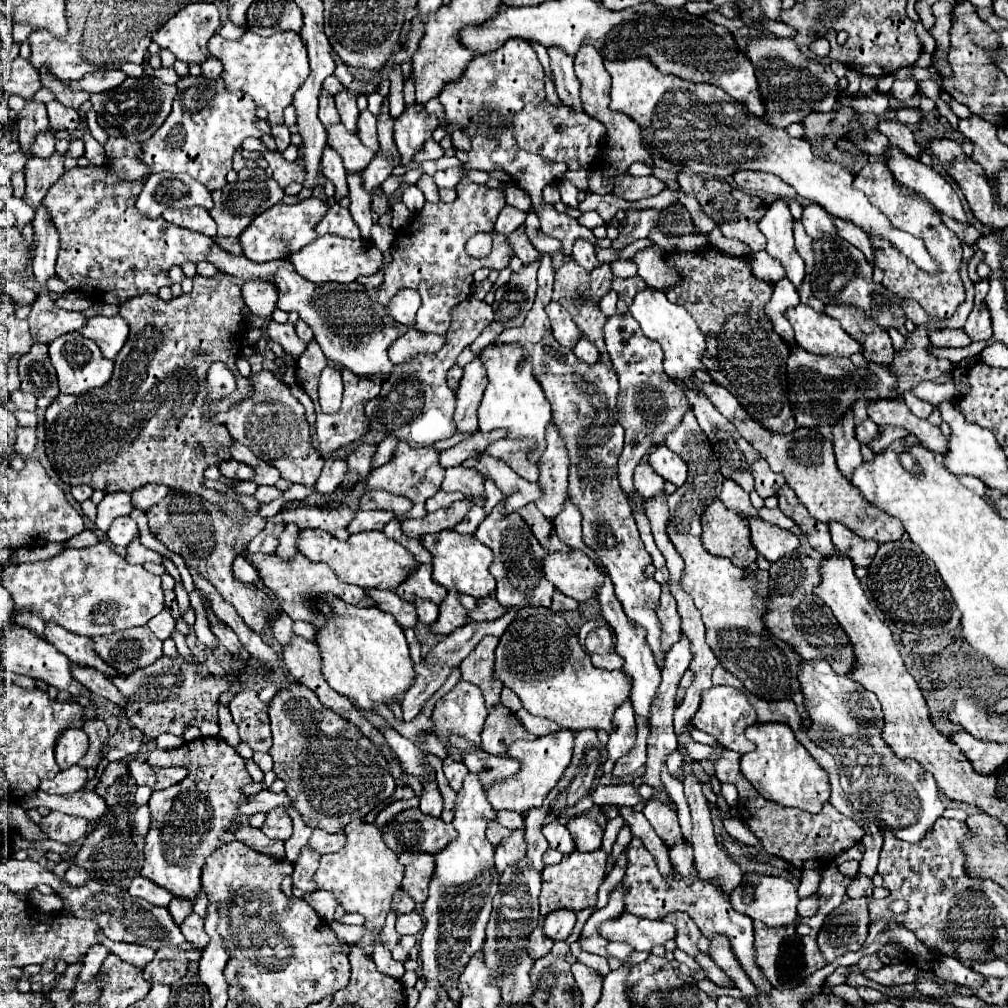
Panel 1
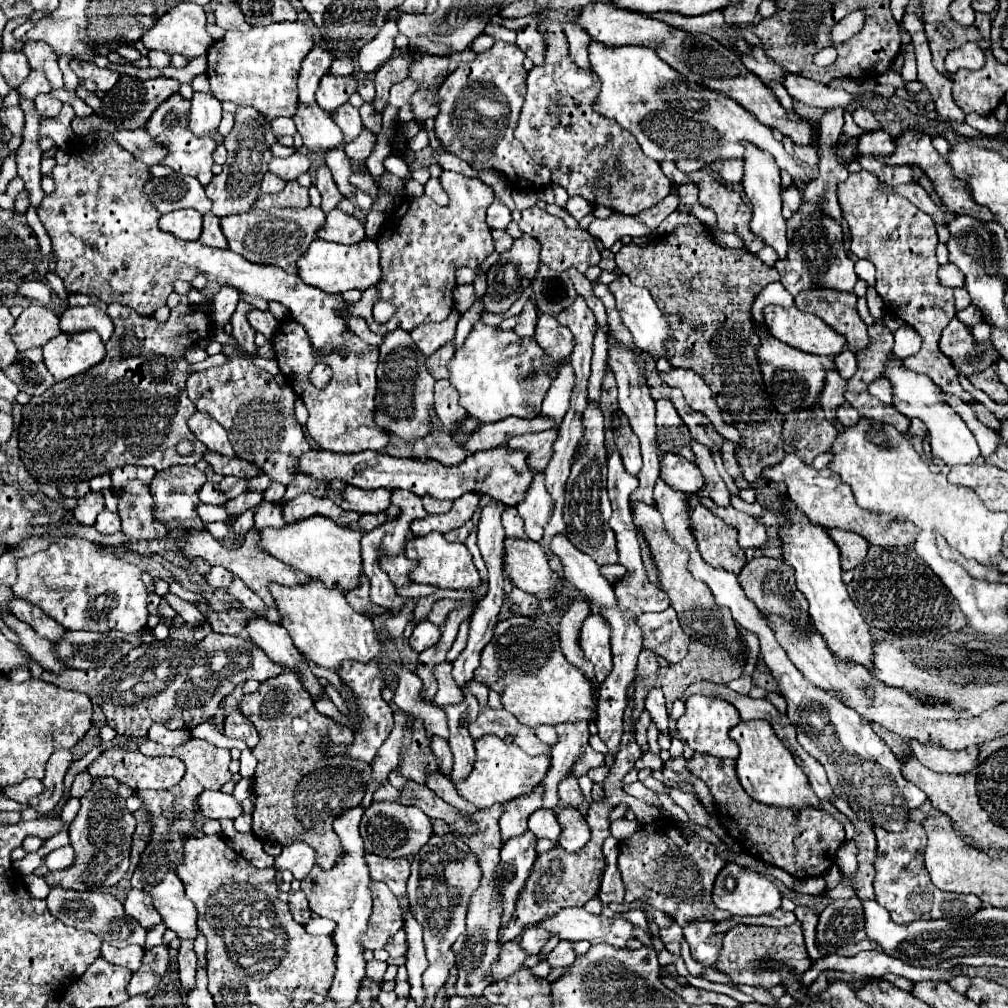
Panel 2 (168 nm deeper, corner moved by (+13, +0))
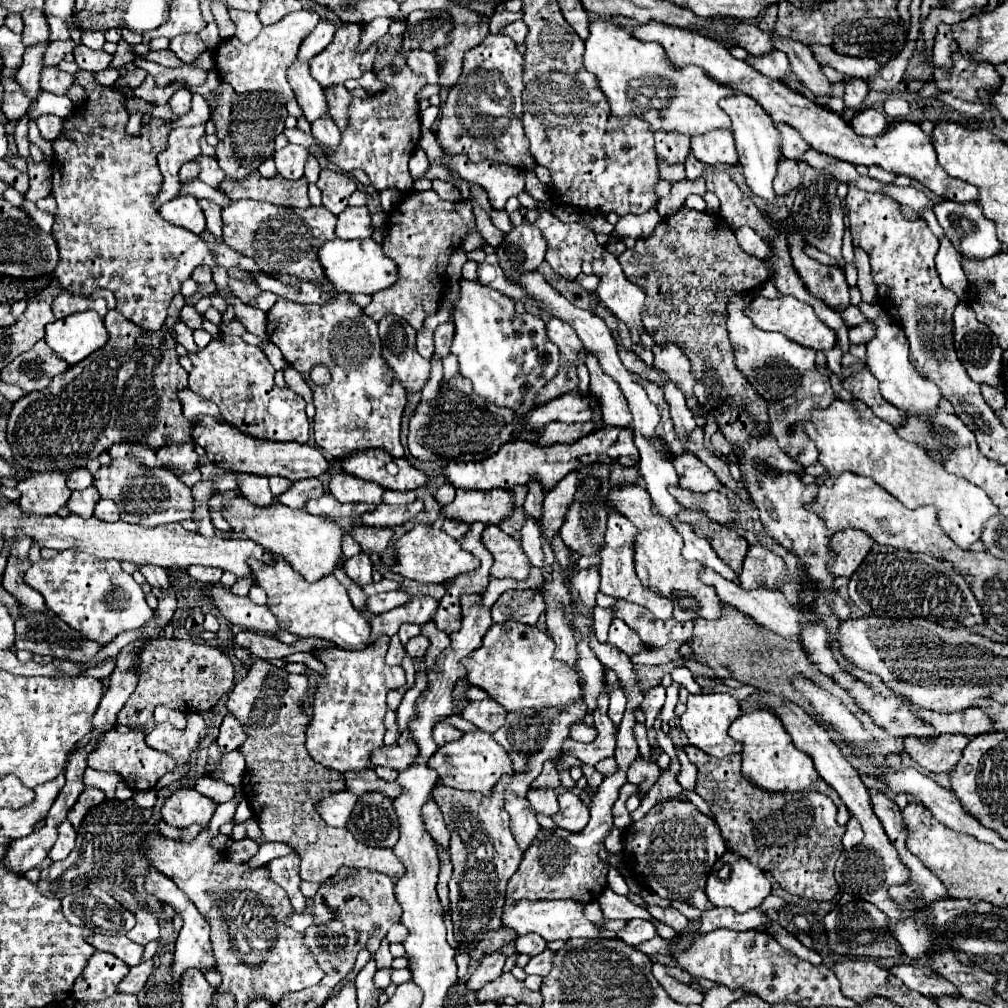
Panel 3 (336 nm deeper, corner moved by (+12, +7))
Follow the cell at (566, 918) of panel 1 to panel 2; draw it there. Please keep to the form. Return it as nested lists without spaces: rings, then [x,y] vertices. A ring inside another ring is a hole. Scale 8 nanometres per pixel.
[[[529,927],[523,931],[523,937],[521,937],[521,947],[529,953],[529,955],[535,955],[539,953],[545,943],[549,941],[549,931],[541,931],[541,927]]]

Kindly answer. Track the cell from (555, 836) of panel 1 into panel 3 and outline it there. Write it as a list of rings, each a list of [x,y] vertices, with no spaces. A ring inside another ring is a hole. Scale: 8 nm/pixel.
[[[530,788],[526,798],[532,804],[534,812],[542,812],[546,816],[552,816],[558,812],[558,798],[554,790],[544,790],[544,788]]]

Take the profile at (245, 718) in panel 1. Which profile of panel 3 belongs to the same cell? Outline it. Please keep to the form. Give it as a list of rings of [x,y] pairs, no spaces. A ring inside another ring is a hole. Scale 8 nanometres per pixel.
[[[228,714],[220,726],[220,734],[216,738],[216,746],[222,754],[228,754],[236,748],[240,748],[240,744],[246,740],[246,732],[242,730],[242,724],[232,716]]]

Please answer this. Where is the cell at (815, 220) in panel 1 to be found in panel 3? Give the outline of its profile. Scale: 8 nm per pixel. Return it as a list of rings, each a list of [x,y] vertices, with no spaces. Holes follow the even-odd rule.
[[[790,158],[778,160],[778,172],[776,172],[776,178],[774,178],[776,194],[788,194],[798,184],[800,184],[798,160],[790,160]]]

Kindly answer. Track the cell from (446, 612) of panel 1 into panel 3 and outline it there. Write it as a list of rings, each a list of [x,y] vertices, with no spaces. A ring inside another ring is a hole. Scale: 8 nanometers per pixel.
[[[416,636],[412,638],[408,644],[406,644],[406,652],[414,658],[414,660],[420,660],[428,650],[428,642],[426,642],[426,636]]]

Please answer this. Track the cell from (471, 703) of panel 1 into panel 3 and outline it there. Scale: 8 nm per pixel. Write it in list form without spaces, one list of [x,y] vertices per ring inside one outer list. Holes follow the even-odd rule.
[[[430,620],[430,624],[424,624],[420,634],[424,634],[430,640],[430,648],[428,648],[426,656],[424,656],[424,662],[426,662],[426,666],[430,670],[436,670],[436,658],[450,644],[450,638],[448,638],[448,634],[444,634],[442,630],[436,628],[434,620]]]

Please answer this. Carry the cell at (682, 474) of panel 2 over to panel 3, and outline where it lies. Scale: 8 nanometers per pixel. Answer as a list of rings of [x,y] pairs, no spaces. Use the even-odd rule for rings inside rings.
[[[684,452],[682,456],[676,456],[672,460],[678,478],[680,478],[680,486],[692,492],[710,492],[710,490],[720,490],[722,482],[718,480],[718,476],[702,462],[698,460],[694,454]]]

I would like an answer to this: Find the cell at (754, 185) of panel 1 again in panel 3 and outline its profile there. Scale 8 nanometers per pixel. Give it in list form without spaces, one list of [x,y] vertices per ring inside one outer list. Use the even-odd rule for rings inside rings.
[[[714,130],[706,136],[692,138],[692,152],[706,166],[738,164],[734,138],[732,138],[732,132],[728,130]]]

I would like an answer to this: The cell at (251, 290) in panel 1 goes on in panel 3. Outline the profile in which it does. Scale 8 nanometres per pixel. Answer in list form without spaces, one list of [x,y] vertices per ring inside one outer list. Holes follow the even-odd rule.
[[[218,336],[206,348],[202,348],[198,352],[188,352],[188,358],[192,360],[188,386],[194,392],[198,392],[204,398],[218,404],[222,418],[226,422],[234,424],[236,428],[242,428],[244,434],[254,436],[254,438],[264,438],[264,440],[280,440],[280,442],[310,438],[310,422],[304,412],[304,408],[306,408],[304,398],[288,388],[276,386],[276,382],[274,382],[276,370],[272,368],[272,364],[268,362],[268,358],[264,356],[264,352],[258,346],[246,344],[240,336]]]

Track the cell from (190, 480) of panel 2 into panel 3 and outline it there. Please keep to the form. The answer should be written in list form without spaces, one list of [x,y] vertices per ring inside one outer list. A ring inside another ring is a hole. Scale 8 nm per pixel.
[[[170,444],[170,448],[158,448],[158,458],[164,460],[166,468],[176,468],[180,472],[188,472],[198,468],[198,454],[194,452],[194,444]]]

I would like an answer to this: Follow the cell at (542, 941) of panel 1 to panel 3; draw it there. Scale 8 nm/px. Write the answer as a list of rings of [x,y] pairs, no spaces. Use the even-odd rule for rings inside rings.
[[[502,950],[484,956],[484,960],[480,962],[480,966],[474,970],[474,974],[472,974],[472,976],[468,978],[468,982],[466,982],[468,990],[478,992],[484,984],[496,980],[496,978],[502,974],[504,962],[506,962],[506,956],[502,954]]]

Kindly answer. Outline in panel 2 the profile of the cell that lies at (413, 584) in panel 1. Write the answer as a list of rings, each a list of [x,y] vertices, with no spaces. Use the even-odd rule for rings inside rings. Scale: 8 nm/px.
[[[403,553],[401,555],[389,555],[383,557],[379,561],[379,567],[389,575],[391,583],[395,587],[409,587],[413,581],[409,579],[409,573],[413,571],[413,567],[417,567],[417,563],[413,563],[411,559],[407,559]]]

